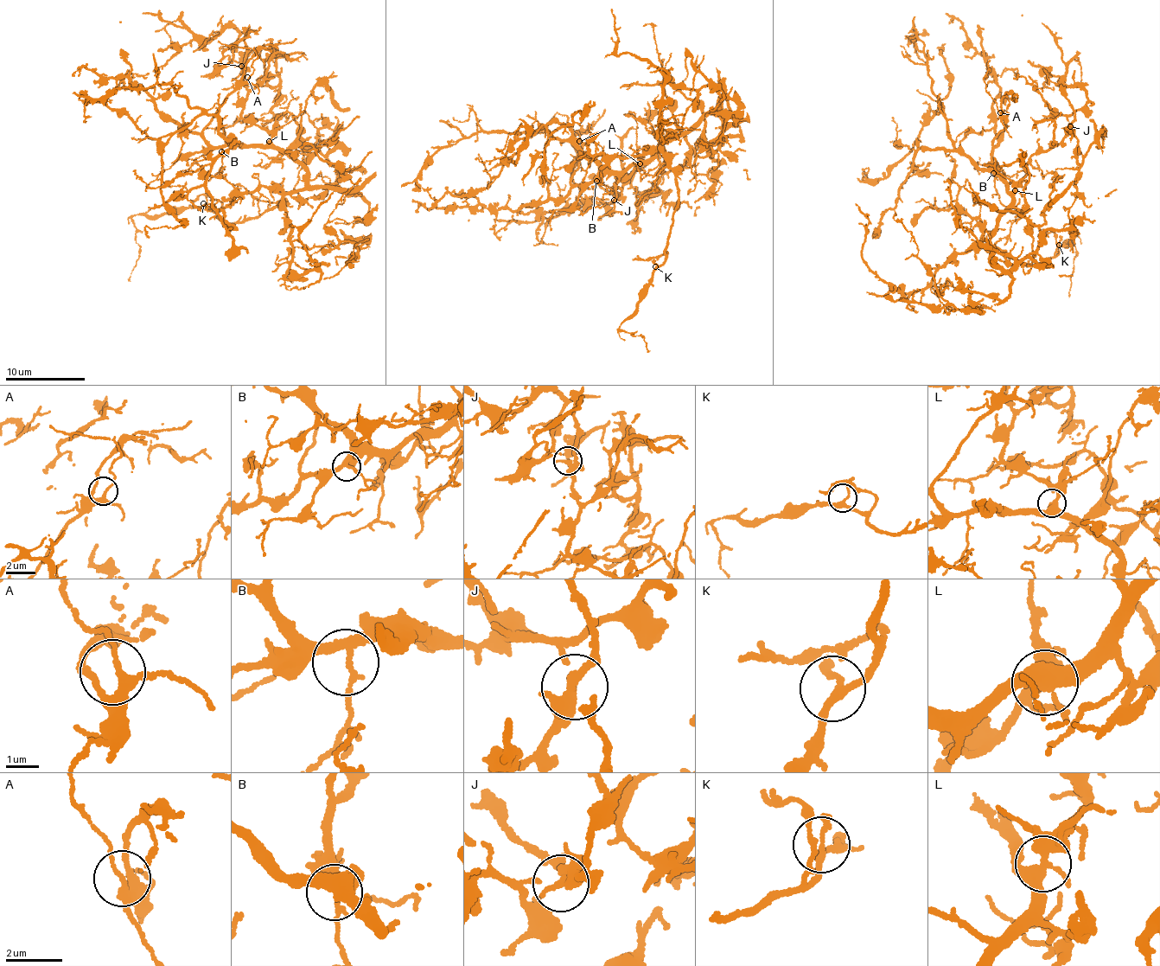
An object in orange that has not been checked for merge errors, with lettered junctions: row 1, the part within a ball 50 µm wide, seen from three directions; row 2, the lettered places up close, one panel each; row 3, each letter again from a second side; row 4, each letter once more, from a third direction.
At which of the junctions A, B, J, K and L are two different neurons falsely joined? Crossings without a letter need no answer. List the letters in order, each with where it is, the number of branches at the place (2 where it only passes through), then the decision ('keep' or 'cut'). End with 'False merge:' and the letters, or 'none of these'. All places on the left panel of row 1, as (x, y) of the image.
A: place (247, 77); branches 3; keep
B: place (221, 151); branches 3; keep
J: place (241, 66); branches 5; keep
K: place (203, 203); branches 3; keep
L: place (269, 141); branches 4; keep
False merge: none of these

